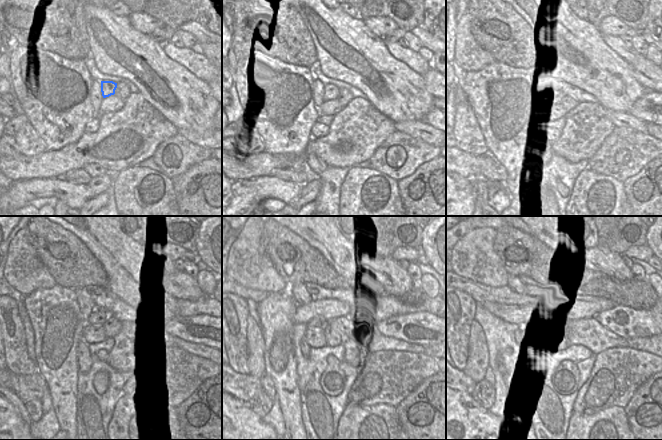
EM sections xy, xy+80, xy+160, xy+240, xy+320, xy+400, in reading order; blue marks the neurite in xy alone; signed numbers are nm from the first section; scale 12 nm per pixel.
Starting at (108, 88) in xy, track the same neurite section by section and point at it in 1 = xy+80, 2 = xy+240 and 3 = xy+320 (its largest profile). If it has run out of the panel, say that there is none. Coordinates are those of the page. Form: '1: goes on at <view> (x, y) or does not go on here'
1: goes on at xy+80 (331, 91)
2: goes on at xy+240 (98, 317)
3: goes on at xy+320 (321, 322)

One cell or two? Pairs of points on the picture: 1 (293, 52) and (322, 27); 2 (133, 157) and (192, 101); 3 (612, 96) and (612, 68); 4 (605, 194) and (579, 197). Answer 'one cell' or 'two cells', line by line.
1: two cells
2: two cells
3: one cell
4: one cell

